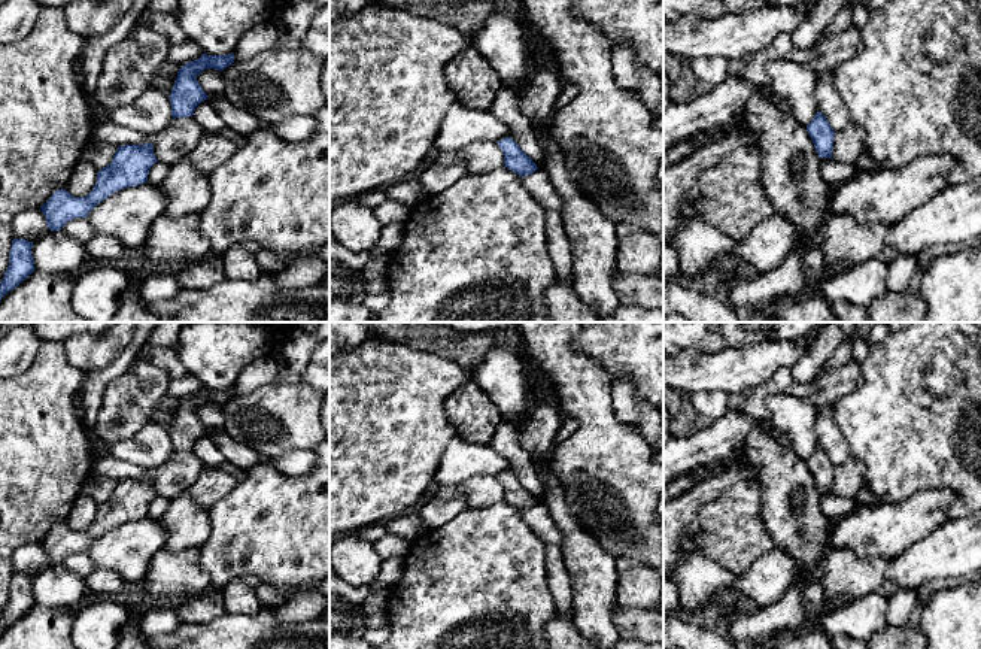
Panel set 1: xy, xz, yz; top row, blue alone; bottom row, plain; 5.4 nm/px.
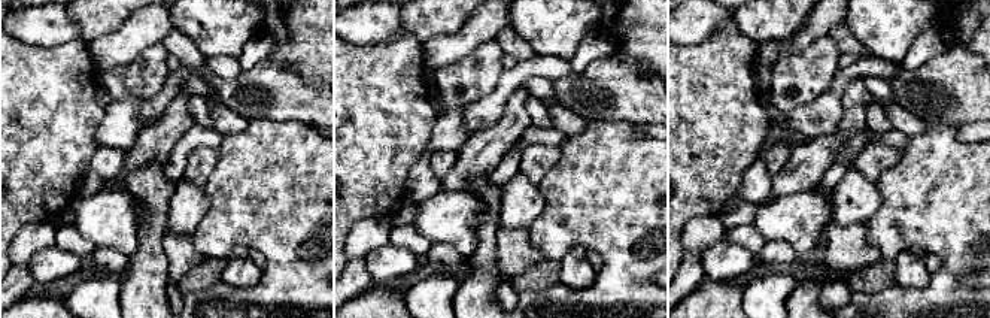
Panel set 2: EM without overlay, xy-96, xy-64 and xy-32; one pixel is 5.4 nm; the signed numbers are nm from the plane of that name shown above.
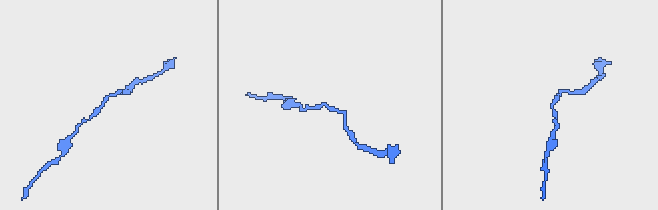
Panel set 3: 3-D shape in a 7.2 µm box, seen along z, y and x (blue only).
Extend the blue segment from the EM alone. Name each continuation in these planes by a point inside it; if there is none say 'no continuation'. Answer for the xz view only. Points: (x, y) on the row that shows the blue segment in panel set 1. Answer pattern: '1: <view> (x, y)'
no continuation

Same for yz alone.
no continuation

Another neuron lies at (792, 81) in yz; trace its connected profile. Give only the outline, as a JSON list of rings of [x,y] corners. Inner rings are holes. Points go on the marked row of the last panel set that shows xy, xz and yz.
[[[781,58],[766,64],[766,75],[771,79],[771,93],[786,98],[792,106],[792,115],[807,127],[818,112],[814,72],[804,64]]]

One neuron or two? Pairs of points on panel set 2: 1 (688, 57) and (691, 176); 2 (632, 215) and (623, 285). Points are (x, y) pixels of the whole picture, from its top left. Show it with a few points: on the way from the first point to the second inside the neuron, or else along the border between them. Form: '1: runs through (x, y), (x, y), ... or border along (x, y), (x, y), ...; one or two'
1: runs through (688, 87), (688, 147); one
2: runs through (626, 233), (625, 267); one

